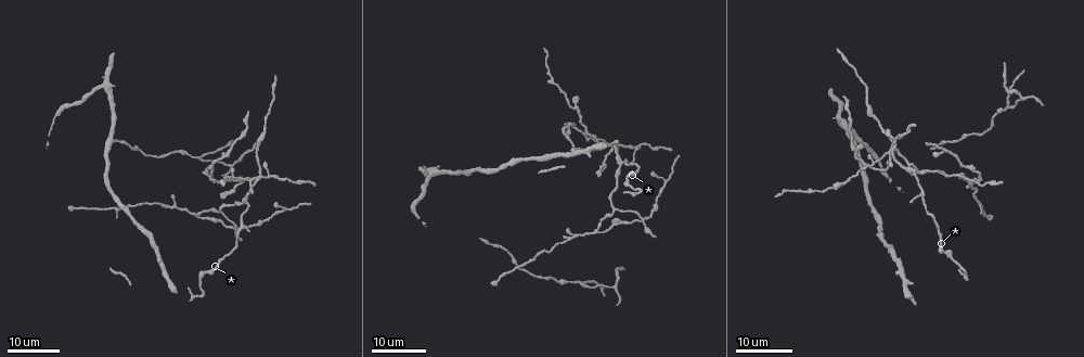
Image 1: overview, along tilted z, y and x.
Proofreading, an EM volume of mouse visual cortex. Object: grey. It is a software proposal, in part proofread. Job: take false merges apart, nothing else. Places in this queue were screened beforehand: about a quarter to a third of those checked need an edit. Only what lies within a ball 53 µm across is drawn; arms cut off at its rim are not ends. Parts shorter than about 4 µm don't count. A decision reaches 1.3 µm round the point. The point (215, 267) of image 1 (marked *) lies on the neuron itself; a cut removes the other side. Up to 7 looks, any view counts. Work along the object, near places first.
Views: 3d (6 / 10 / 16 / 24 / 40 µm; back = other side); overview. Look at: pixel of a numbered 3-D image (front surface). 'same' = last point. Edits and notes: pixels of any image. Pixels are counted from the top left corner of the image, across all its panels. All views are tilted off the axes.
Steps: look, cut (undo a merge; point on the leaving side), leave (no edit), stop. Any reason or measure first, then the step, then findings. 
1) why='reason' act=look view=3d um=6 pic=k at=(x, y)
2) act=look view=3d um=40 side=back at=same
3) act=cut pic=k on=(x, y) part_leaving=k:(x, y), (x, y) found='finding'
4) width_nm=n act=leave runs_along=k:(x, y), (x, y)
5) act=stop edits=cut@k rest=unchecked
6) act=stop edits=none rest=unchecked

why='branch point' act=look view=3d um=24 pic=1 at=(621, 164)

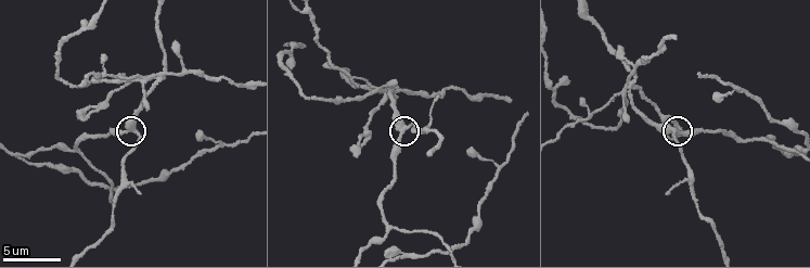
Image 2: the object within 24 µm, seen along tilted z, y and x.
why='closer look' act=look view=3d um=6 pic=2 at=(678, 131)

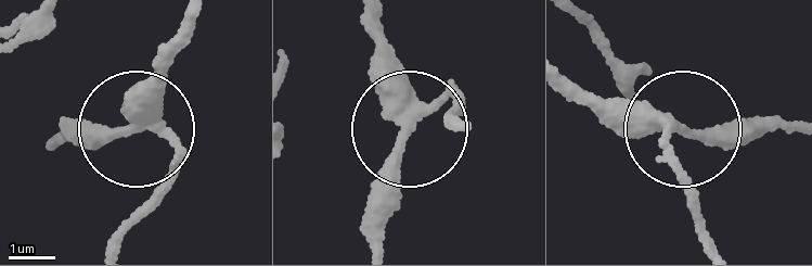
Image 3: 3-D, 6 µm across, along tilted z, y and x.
act=look view=3d um=6 side=back pic=3 at=(132, 127)

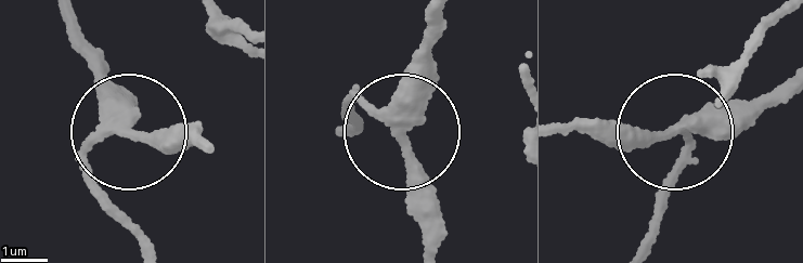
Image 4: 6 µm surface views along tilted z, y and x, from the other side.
side_arm_um=33 arms=3 act=leave found='all the same neuron'

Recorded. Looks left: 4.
act=look view=3d um=16 pic=1 at=(981, 134)

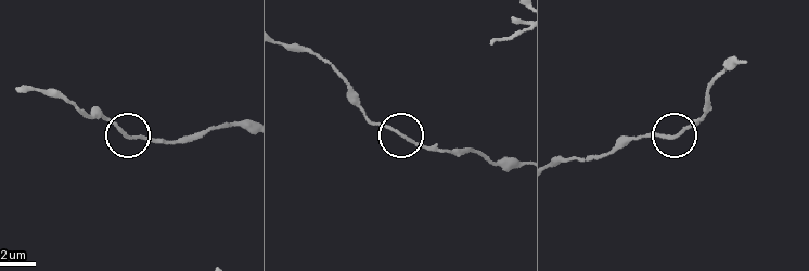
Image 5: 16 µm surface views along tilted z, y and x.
why='closer look' act=look view=3d um=6 pic=5 at=(123, 133)

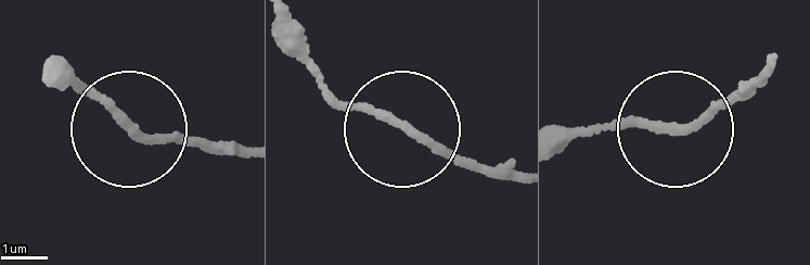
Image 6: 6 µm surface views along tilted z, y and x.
width_nm=160 act=leave found='all the same neuron'

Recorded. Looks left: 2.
why='thin arm on a thick one' act=look view=3d um=10 pic=2 at=(17, 156)

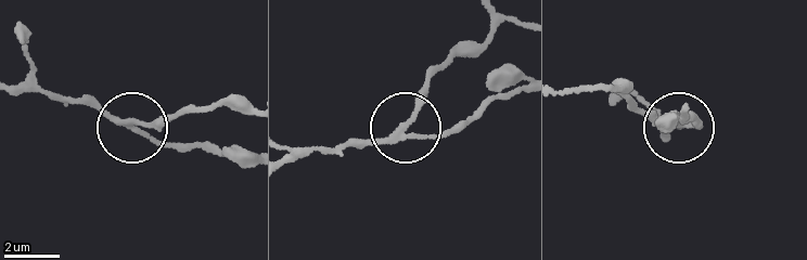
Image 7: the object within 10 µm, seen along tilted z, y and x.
arms=3 act=cut pic=7 on=(162, 141) part_leaving=7:(404, 139), (452, 132), (517, 94) found='a second neuron is stuck on'

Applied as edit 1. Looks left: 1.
act=stop edits=cut@7 rest=unchecked

